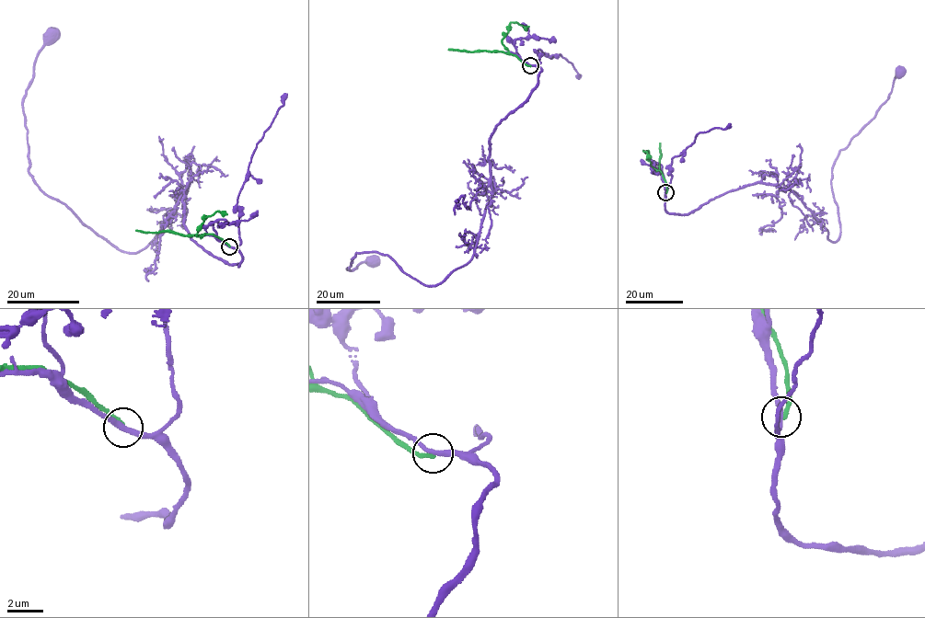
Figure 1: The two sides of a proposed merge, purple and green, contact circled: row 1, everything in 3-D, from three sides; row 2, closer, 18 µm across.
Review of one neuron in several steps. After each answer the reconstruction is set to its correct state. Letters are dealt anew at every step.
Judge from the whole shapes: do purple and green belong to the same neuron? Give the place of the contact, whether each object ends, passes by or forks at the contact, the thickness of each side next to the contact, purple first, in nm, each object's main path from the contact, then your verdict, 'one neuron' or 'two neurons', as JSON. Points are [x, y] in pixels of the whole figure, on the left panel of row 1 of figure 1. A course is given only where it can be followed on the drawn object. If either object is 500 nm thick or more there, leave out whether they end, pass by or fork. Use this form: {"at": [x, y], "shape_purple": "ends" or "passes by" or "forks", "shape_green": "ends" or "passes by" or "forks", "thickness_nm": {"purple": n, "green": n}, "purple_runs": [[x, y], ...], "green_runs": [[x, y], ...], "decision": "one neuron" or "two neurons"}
{"at": [229, 246], "shape_purple": "passes by", "shape_green": "ends", "thickness_nm": {"purple": 280, "green": 220}, "purple_runs": [[229, 246], [237, 266], [191, 238], [187, 186], [132, 254], [44, 193], [23, 98], [52, 34]], "green_runs": [[229, 246], [213, 234], [197, 235], [206, 217], [217, 211], [226, 214]], "decision": "two neurons"}

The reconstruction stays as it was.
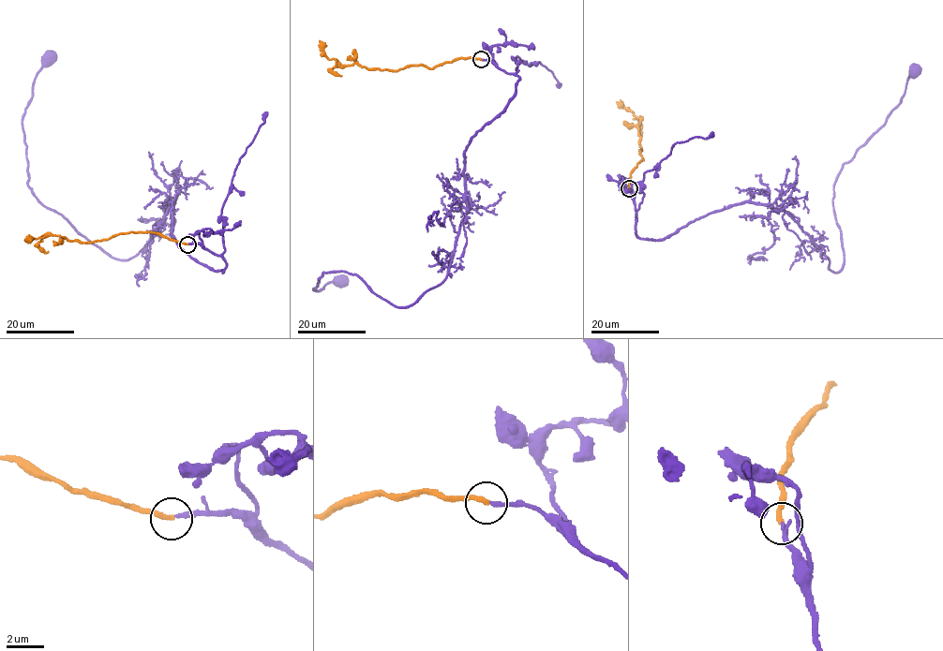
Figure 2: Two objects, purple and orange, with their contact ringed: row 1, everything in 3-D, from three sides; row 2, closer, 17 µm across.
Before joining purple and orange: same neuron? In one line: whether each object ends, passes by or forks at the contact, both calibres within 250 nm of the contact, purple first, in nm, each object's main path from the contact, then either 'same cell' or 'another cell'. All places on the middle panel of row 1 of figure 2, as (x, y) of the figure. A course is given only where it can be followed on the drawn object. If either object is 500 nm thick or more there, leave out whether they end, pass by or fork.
purple ends; orange ends; calibres 200 and 240 nm; course purple (481, 59), (519, 81), (465, 151), (442, 282), (397, 307), (353, 274), (313, 289), (341, 282); course orange (481, 59), (456, 59), (432, 68), (366, 68), (330, 59), (320, 40); same cell

